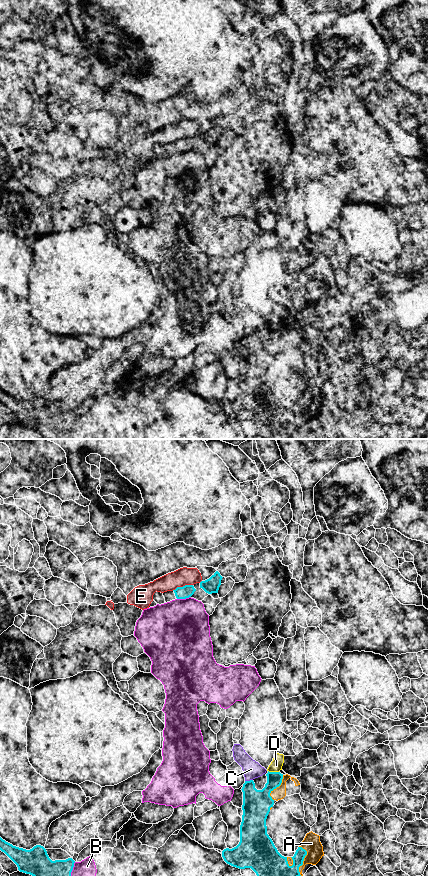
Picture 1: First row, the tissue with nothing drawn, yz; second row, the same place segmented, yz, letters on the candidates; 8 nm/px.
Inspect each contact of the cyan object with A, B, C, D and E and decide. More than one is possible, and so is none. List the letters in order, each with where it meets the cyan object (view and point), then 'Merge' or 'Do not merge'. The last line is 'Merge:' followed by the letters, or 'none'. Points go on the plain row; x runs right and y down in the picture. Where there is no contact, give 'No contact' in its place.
A: Touches cyan at yz (303, 412). Merge
B: Touches cyan at yz (183, 150). Do not merge
C: Touches cyan at yz (248, 333). Do not merge
D: Touches cyan at yz (273, 324). Do not merge
E: Touches cyan at yz (183, 138). Do not merge
Merge: A

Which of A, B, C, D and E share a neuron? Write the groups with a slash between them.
A / B / C / D / E

